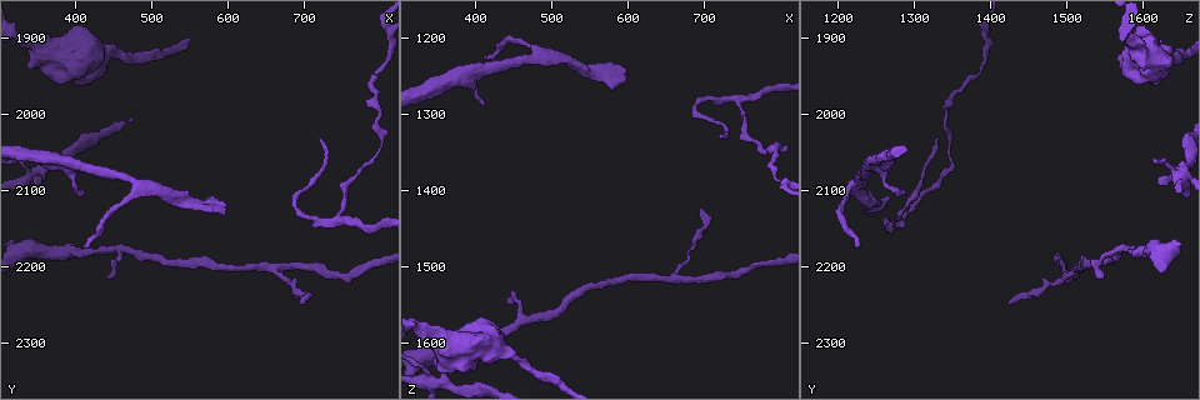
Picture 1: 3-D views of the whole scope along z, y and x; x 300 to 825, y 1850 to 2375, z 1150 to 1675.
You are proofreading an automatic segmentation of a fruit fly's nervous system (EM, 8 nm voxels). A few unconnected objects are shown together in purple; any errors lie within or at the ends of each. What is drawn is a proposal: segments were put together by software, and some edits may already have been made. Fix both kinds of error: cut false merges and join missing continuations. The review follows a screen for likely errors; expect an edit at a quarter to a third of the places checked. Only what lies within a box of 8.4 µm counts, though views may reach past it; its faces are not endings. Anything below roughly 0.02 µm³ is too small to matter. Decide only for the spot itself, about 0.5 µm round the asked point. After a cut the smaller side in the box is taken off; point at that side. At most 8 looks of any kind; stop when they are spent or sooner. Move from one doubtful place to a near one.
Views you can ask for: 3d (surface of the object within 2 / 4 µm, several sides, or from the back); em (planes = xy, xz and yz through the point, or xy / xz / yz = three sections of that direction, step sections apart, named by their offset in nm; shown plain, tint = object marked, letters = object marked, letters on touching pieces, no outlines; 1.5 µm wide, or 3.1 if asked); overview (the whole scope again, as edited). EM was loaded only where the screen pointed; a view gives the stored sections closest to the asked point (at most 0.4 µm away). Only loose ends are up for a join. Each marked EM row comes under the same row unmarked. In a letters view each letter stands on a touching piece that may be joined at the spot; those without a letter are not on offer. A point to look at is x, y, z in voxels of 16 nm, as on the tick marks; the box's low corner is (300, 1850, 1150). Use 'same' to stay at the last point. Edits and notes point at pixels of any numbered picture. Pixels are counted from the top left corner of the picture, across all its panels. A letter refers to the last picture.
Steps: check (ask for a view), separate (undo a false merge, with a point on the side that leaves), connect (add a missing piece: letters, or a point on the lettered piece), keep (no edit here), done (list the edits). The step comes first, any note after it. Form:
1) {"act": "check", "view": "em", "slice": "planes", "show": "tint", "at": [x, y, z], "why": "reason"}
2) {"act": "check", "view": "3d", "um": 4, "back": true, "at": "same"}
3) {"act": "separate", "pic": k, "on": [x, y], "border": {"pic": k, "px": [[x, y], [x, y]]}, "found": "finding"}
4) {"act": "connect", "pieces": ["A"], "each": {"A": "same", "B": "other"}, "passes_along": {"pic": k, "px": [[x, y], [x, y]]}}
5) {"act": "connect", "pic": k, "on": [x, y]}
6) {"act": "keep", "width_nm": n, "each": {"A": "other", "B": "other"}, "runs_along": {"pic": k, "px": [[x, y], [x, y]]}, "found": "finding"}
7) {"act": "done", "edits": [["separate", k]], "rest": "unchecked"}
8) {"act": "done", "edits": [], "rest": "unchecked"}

{"act": "check", "view": "em", "slice": "xy", "step": 8, "show": "letters", "at": [375, 1955, 1610], "why": "an open end"}

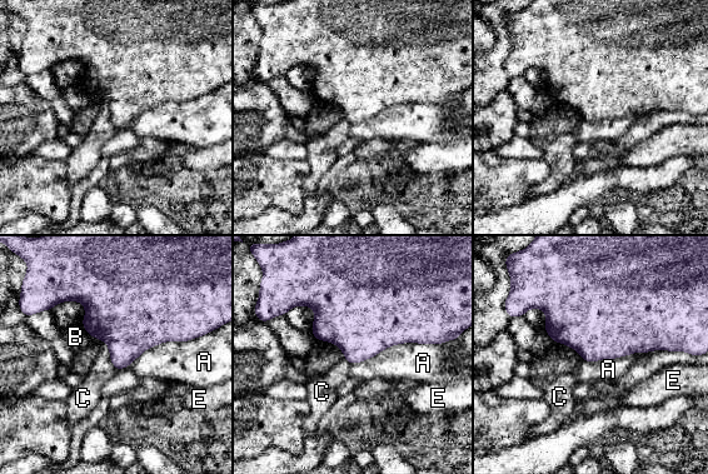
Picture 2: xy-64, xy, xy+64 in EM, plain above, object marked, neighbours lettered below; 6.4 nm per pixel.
{"act": "check", "view": "em", "slice": "planes", "show": "letters", "at": "same", "why": "another direction"}

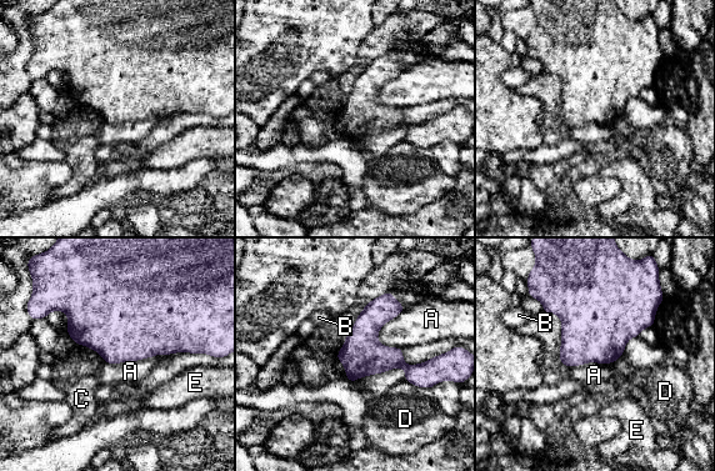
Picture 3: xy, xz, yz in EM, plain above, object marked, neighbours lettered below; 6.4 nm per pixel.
{"act": "keep", "each": {"A": "other", "B": "other", "C": "other", "D": "other", "E": "other"}, "border": {"pic": 3, "px": [[169, 354], [115, 364], [104, 362]]}, "found": "no lettered piece goes on from it"}

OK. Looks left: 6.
{"act": "check", "view": "em", "slice": "planes", "show": "letters", "at": [440, 2215, 1550], "why": "an open end"}

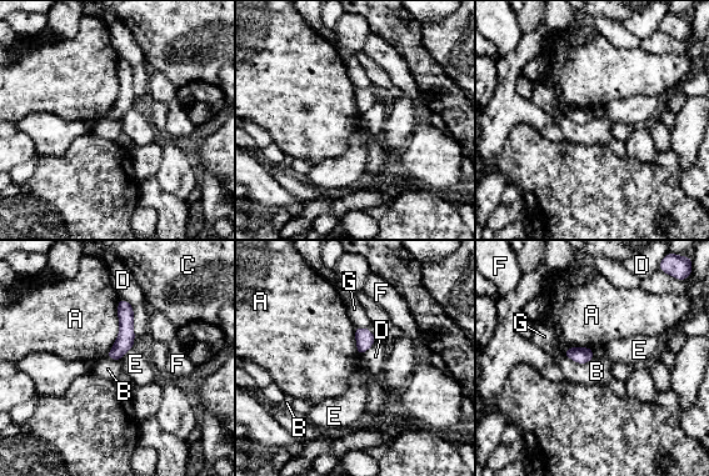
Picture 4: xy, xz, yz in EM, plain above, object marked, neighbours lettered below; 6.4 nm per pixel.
{"act": "keep", "longest_contact_nm": ["A", 380], "each": {"A": "other", "B": "other", "C": "other", "D": "other", "E": "other", "F": "other", "G": "other"}, "runs_along": {"pic": 4, "px": [[121, 302], [125, 341], [114, 356]]}, "found": "none of them fits"}

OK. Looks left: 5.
{"act": "check", "view": "3d", "um": 2, "at": [415, 2175, 1225], "why": "thin end"}

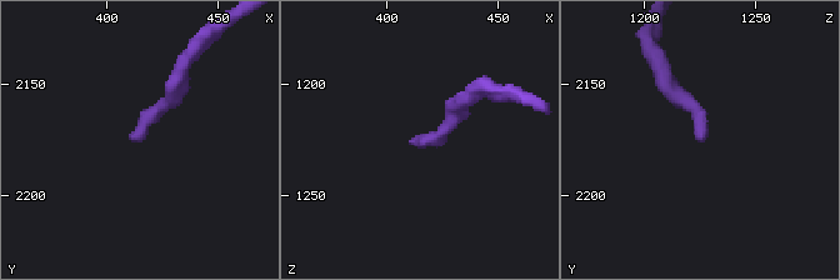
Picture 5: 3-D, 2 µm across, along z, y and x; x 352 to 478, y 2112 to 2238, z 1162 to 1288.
{"act": "check", "view": "em", "slice": "planes", "show": "letters", "at": [412, 2174, 1227], "why": "need the tissue"}

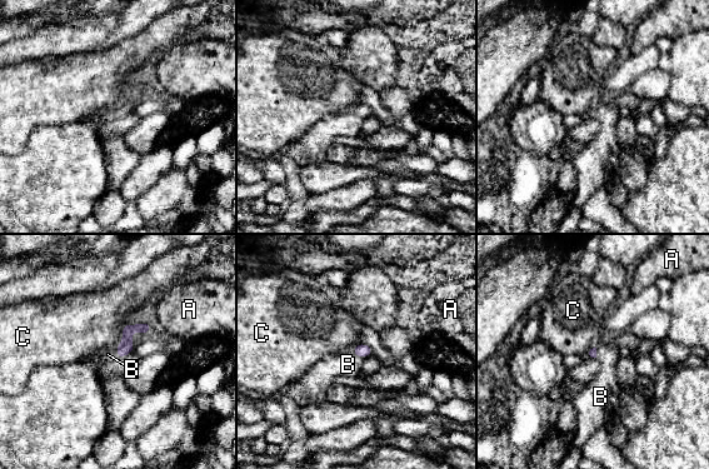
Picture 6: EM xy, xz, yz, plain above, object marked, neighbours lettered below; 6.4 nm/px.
{"act": "connect", "pieces": ["B"], "longest_contact_nm": ["C", 170], "each": {"A": "other", "B": "same", "C": "other"}, "found": "it goes on there"}

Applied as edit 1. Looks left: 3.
{"act": "done", "edits": [["connect", 6]], "rest": "unchecked"}

